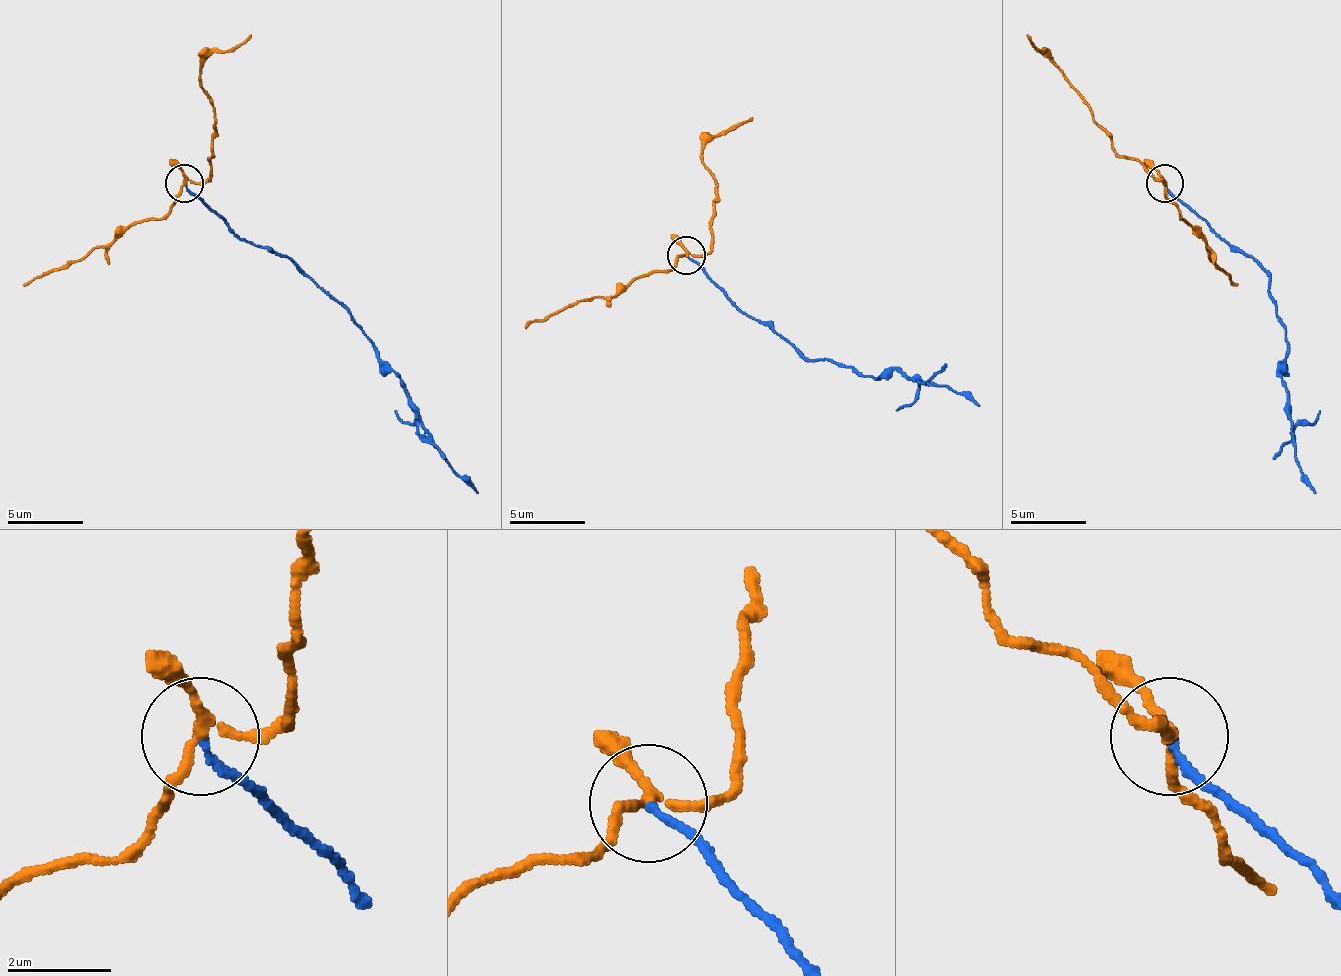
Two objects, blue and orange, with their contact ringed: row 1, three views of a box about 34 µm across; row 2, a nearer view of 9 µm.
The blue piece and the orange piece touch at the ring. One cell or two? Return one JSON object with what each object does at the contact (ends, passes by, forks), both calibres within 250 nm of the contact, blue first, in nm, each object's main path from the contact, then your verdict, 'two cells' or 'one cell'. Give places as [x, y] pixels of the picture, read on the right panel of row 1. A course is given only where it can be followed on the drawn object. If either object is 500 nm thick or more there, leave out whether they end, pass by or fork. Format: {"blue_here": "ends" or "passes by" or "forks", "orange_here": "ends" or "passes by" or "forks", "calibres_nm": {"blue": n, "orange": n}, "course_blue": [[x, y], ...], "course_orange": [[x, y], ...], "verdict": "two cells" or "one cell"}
{"blue_here": "ends", "orange_here": "forks", "calibres_nm": {"blue": 120, "orange": 160}, "course_blue": [[1165, 182], [1222, 239], [1249, 254], [1267, 273], [1267, 292], [1286, 341], [1279, 375], [1294, 462], [1317, 492]], "course_orange": [[1165, 182], [1124, 160], [1094, 110], [1026, 35]], "verdict": "two cells"}

